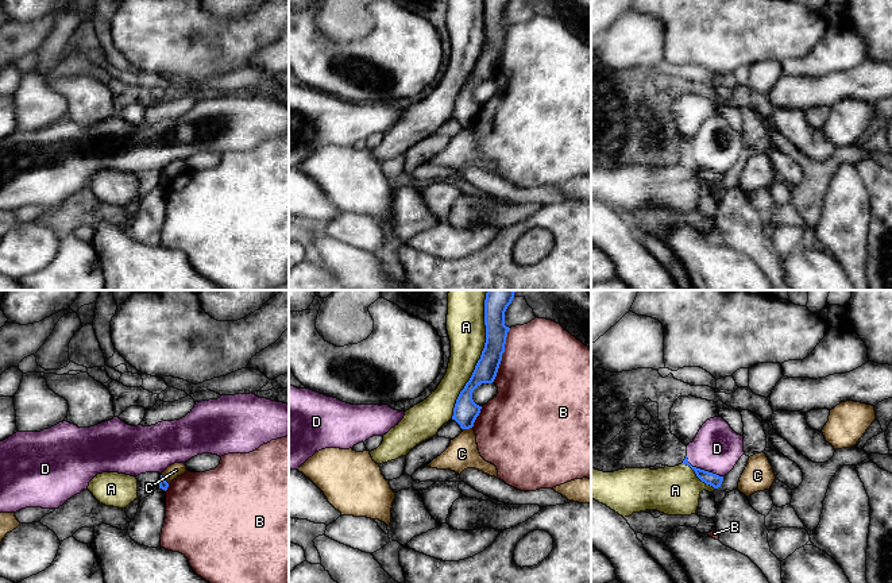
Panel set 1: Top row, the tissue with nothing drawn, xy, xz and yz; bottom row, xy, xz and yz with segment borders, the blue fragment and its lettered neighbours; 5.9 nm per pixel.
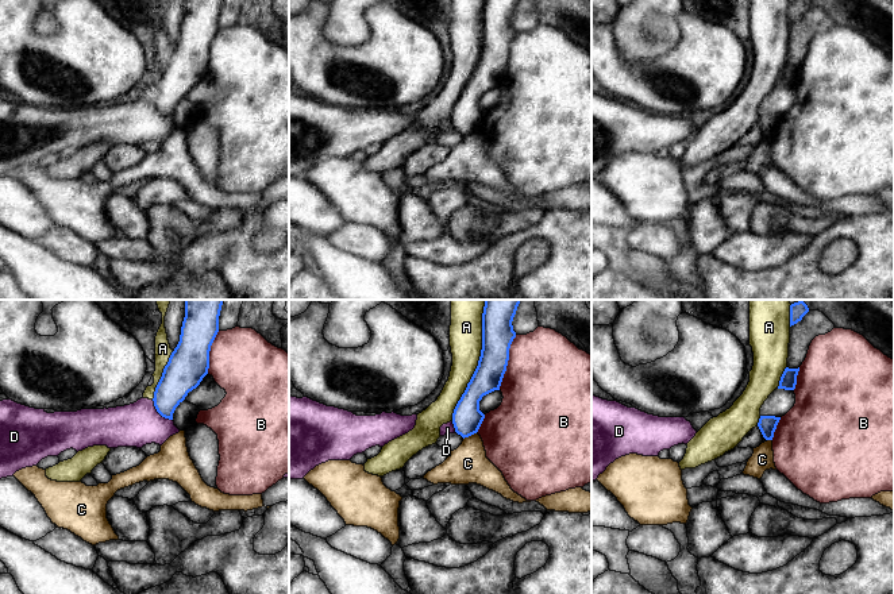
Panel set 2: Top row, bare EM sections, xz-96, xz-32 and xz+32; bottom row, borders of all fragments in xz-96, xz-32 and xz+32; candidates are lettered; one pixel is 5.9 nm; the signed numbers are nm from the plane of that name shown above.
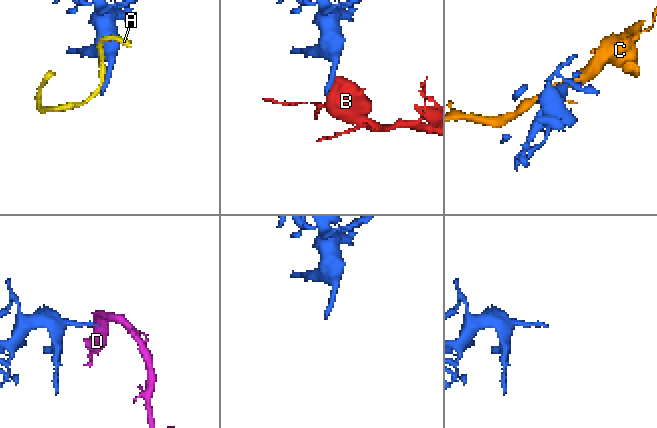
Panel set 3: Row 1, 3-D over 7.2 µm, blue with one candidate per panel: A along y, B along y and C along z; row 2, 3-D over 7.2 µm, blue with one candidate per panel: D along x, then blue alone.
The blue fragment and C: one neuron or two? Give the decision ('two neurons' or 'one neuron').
two neurons

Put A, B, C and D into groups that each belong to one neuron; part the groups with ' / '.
A / B / C / D

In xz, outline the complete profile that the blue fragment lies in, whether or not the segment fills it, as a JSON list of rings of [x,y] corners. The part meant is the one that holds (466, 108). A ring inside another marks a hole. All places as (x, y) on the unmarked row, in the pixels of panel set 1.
[[[484,0],[484,46],[453,105],[452,117],[455,117],[462,127],[472,126],[482,107],[482,104],[474,100],[472,89],[482,81],[493,81],[497,74],[502,51],[505,50],[507,30],[510,28],[510,26],[505,23],[505,9],[510,1],[511,0]]]

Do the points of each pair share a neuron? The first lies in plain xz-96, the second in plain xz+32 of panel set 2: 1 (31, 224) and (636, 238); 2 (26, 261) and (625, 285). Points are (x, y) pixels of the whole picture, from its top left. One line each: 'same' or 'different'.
1: different
2: different

